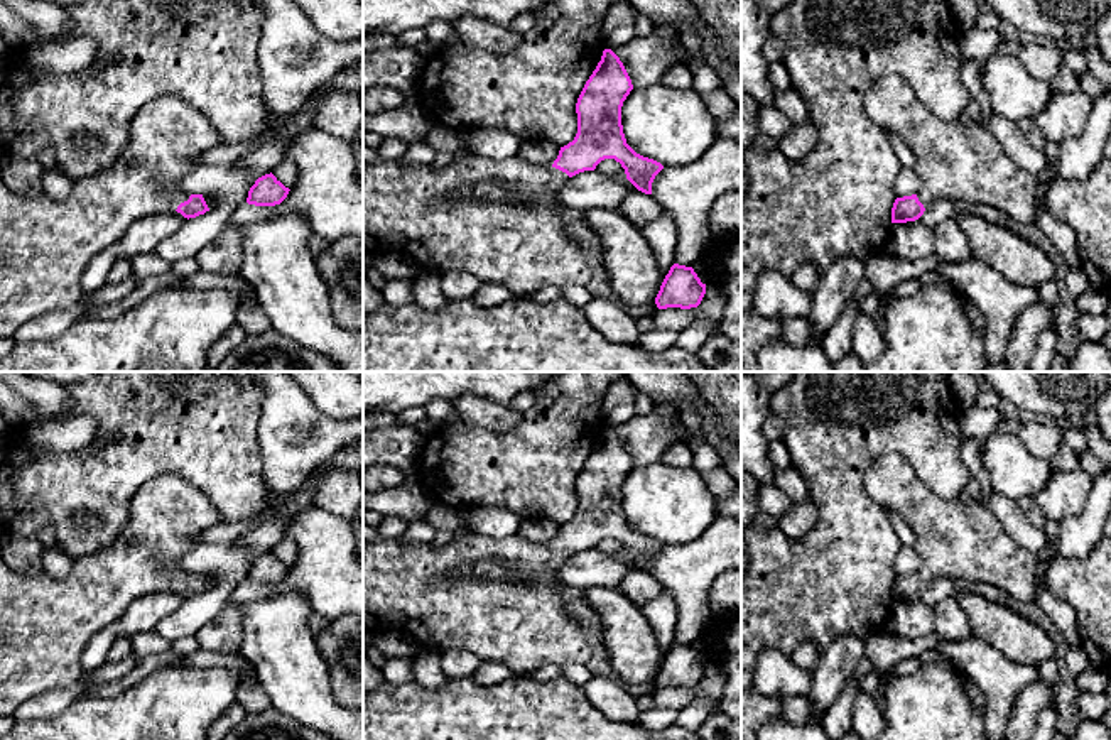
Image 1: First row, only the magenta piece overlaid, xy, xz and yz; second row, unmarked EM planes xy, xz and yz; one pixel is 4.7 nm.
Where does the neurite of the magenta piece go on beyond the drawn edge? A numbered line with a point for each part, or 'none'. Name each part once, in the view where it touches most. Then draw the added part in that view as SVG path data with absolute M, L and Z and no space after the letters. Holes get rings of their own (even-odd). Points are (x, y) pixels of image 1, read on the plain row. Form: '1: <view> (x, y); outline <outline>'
1: xy (44, 624); outline M160 475L140 487L120 536L93 556L74 559L66 578L22 574L0 556L0 716L25 699L78 686L86 671L81 656L89 639L113 623L135 600L174 591L189 578L179 559L198 546L196 536L221 520L211 498L179 475Z

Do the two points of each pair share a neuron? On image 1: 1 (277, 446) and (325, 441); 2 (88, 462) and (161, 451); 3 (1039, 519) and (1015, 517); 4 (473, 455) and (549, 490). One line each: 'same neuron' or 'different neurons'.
1: same neuron
2: same neuron
3: different neurons
4: same neuron

